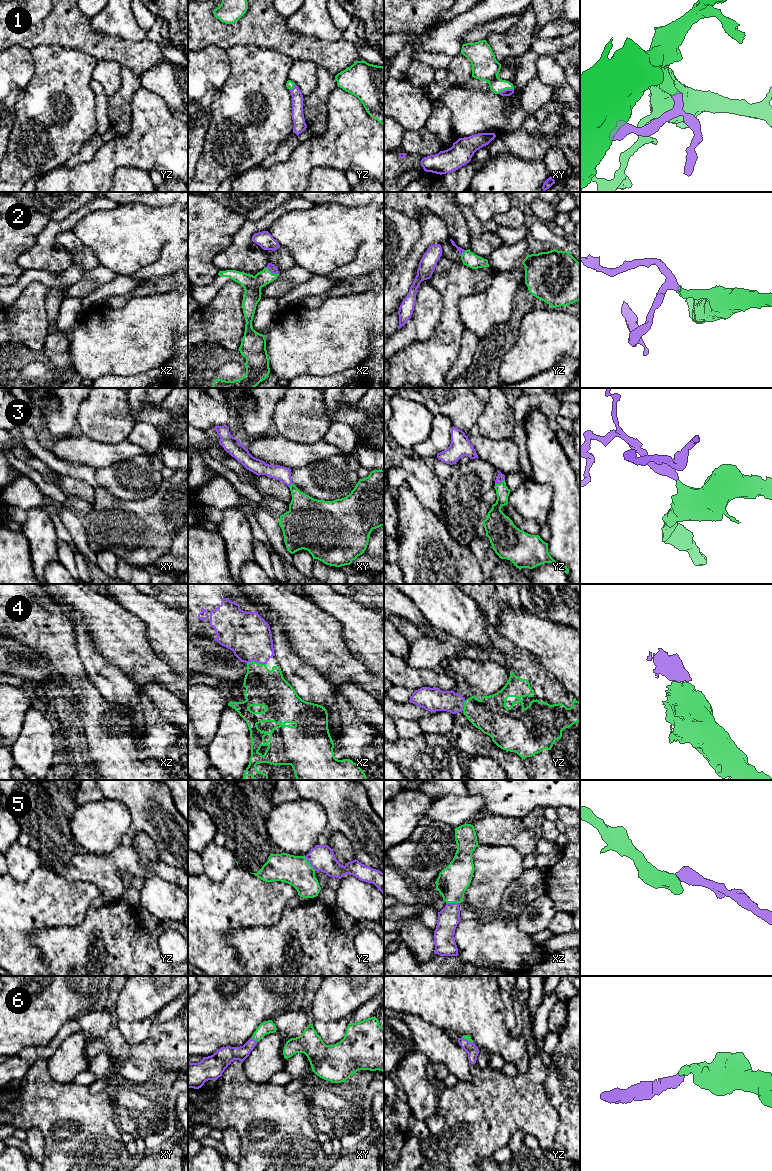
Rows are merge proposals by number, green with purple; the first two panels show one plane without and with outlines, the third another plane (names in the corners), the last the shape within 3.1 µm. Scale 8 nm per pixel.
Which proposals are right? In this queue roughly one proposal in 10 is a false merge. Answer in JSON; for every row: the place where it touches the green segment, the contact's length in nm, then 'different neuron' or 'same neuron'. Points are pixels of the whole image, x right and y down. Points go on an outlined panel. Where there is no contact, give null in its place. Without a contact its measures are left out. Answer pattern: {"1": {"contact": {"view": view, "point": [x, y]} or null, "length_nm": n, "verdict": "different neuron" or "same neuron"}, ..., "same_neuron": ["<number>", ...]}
{"1": {"contact": {"view": "xy", "point": [505, 89]}, "length_nm": 130, "verdict": "same neuron"}, "2": {"contact": {"view": "xz", "point": [271, 273]}, "length_nm": 120, "verdict": "same neuron"}, "3": {"contact": {"view": "yz", "point": [500, 483]}, "length_nm": 90, "verdict": "same neuron"}, "4": {"contact": {"view": "xz", "point": [256, 662]}, "length_nm": 150, "verdict": "same neuron"}, "5": {"contact": {"view": "yz", "point": [309, 863]}, "length_nm": 150, "verdict": "same neuron"}, "6": {"contact": {"view": "xy", "point": [254, 1039]}, "length_nm": 70, "verdict": "same neuron"}, "same_neuron": ["1", "2", "3", "4", "5", "6"]}

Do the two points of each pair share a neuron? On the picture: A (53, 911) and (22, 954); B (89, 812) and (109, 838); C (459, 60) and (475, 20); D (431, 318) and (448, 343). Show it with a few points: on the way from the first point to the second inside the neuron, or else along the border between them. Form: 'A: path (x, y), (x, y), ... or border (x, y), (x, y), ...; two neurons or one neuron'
A: path (38, 911), (35, 911), (22, 924), (22, 939); one neuron
B: path (93, 818), (94, 823), (103, 832); one neuron
C: border (460, 52), (452, 57); two neurons
D: border (443, 303), (434, 332), (419, 341); two neurons

